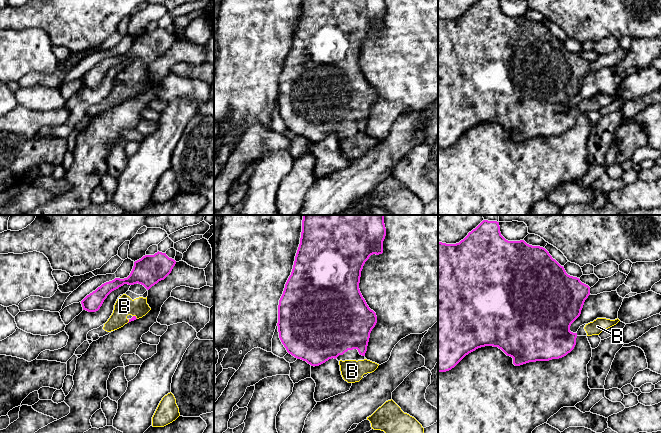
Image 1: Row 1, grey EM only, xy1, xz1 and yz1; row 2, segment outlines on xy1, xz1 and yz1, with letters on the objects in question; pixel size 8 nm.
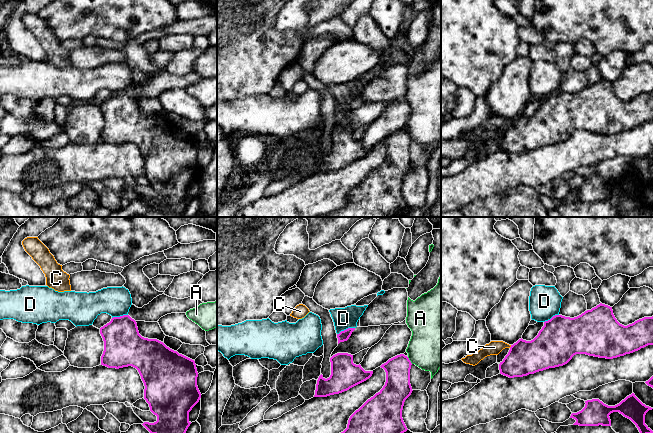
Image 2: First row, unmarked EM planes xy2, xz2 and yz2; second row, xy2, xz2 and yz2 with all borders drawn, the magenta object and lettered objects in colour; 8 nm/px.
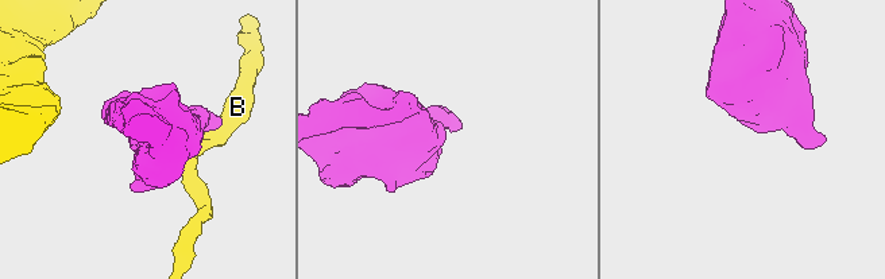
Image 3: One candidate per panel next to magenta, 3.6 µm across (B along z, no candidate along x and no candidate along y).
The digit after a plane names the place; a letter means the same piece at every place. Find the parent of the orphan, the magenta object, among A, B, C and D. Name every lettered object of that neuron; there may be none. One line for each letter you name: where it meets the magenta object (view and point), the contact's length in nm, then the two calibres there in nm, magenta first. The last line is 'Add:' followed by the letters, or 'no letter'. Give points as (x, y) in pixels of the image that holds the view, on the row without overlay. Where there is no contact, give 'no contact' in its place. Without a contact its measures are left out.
B: meets magenta in xy1 at (135, 92); contact 50 nm long; 40 nm thick on the magenta side, 160 nm on the other
Add: B

